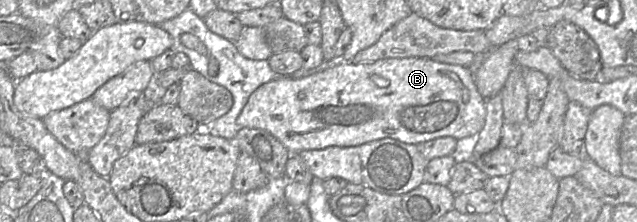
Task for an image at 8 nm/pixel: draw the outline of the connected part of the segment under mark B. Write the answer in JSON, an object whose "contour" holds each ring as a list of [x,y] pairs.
{"contour":[[[389,58],[352,64],[338,61],[335,65],[307,77],[277,76],[259,86],[241,110],[237,124],[242,128],[262,129],[276,137],[292,155],[303,150],[331,146],[358,146],[383,138],[407,144],[421,144],[450,136],[460,142],[460,150],[482,130],[486,117],[486,99],[479,93],[472,69],[441,63],[433,58]]]}

